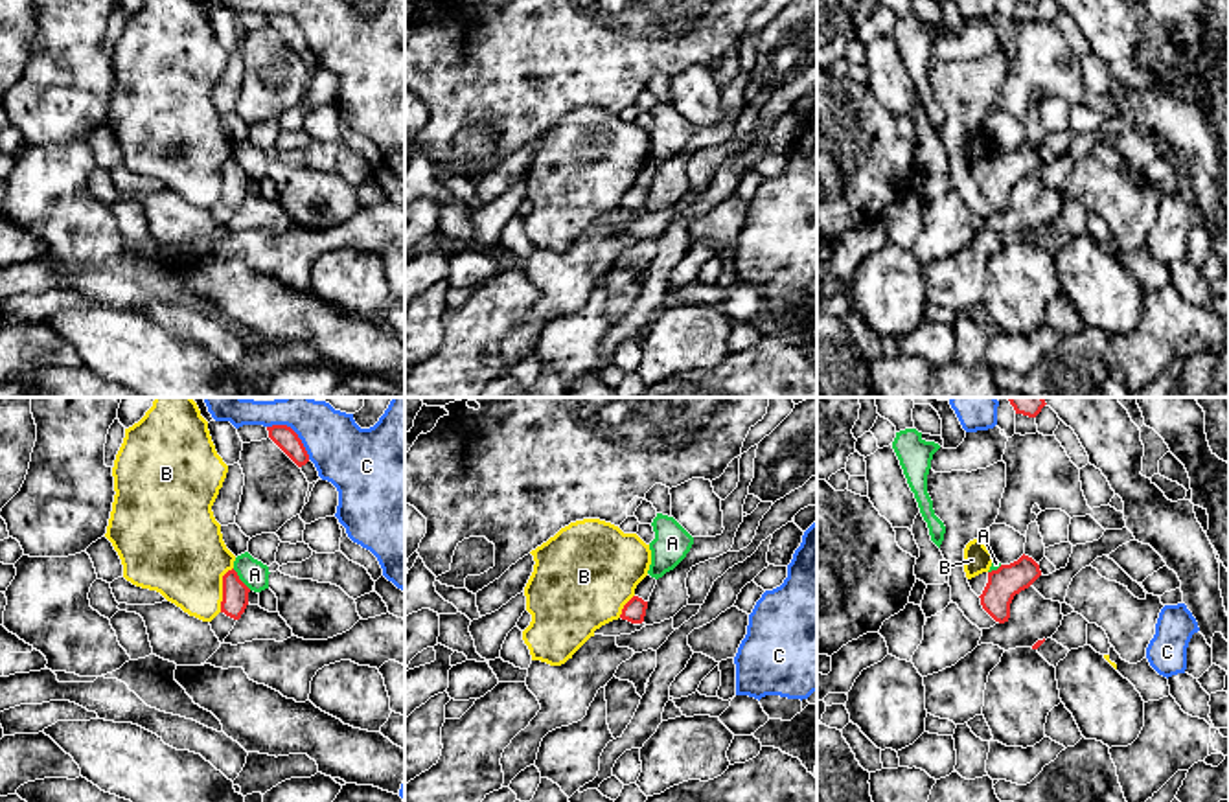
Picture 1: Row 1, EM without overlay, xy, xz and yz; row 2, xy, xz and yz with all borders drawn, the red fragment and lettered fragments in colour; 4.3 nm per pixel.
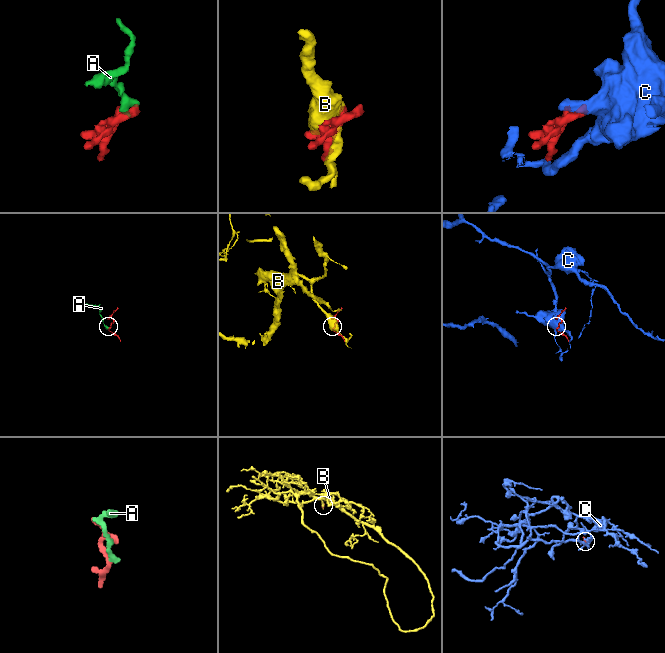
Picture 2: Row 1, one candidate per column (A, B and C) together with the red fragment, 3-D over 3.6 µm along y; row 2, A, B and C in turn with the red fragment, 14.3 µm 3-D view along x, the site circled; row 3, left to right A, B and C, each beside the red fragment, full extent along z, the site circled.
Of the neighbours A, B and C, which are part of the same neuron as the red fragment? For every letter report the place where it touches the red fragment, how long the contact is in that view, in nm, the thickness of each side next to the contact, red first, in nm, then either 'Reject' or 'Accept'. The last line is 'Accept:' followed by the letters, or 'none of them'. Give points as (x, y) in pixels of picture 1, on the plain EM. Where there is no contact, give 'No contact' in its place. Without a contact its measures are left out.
A: Touches red at xy (240, 168). Shared border 130 nm. Thickness 110 nm (red) against 120 nm. Reject
B: Touches red at xy (223, 177). Shared border 200 nm. Thickness 110 nm (red) against 400 nm. Reject
C: Touches red at xy (295, 21). Shared border 240 nm. Thickness 100 nm (red) against 280 nm. Reject
Accept: none of them

